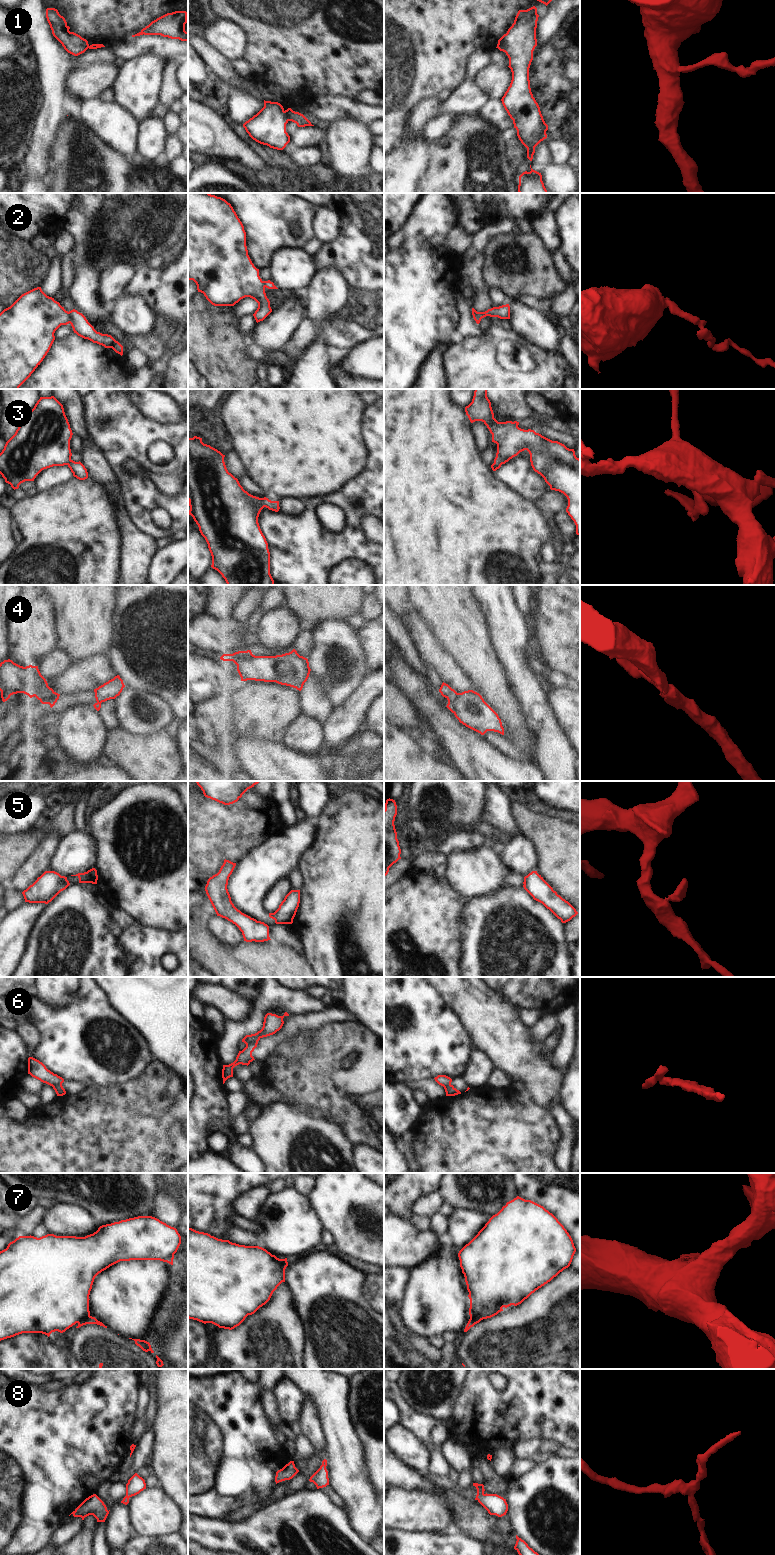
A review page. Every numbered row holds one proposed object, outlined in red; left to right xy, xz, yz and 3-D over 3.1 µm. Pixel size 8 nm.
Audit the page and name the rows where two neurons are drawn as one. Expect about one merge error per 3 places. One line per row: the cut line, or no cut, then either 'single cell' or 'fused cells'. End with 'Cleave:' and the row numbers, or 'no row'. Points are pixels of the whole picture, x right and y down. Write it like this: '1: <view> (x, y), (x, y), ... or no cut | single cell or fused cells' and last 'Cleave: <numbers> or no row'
1: xz (283, 111), (288, 120) | fused cells
2: xy (67, 312), (70, 322) | fused cells
3: no cut | single cell
4: yz (458, 693), (456, 698), (448, 703) | fused cells
5: xy (66, 880), (68, 883) | fused cells
6: xz (257, 1041), (246, 1045) | fused cells
7: yz (470, 1316), (484, 1318) | fused cells
8: no cut | single cell
Cleave: 1, 2, 4, 5, 6, 7

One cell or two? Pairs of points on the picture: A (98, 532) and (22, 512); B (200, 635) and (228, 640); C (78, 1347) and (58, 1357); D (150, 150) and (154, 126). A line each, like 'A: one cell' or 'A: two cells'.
A: one cell
B: one cell
C: two cells
D: one cell

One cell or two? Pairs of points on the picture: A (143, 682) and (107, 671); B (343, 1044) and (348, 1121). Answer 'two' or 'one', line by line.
A: two
B: one

